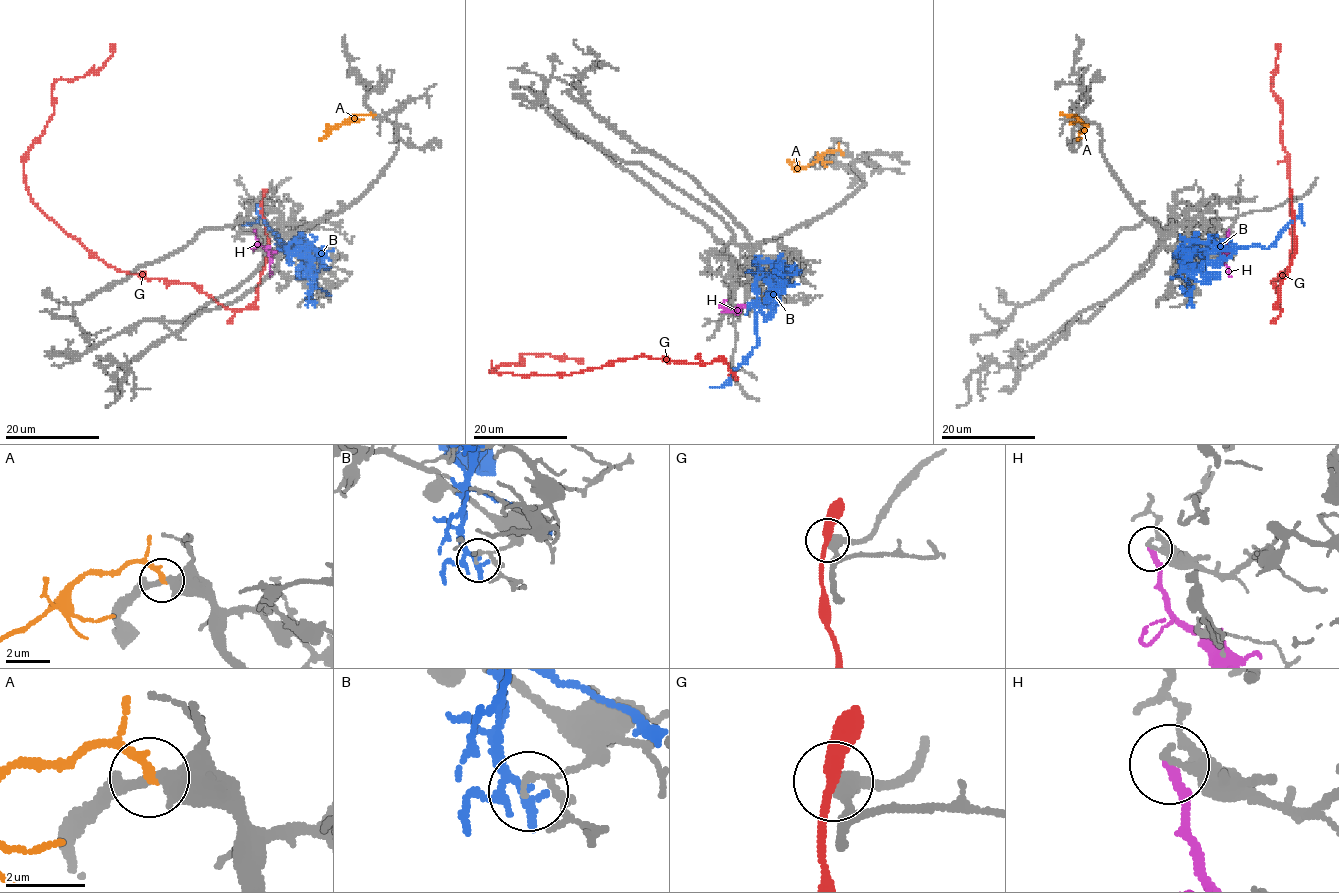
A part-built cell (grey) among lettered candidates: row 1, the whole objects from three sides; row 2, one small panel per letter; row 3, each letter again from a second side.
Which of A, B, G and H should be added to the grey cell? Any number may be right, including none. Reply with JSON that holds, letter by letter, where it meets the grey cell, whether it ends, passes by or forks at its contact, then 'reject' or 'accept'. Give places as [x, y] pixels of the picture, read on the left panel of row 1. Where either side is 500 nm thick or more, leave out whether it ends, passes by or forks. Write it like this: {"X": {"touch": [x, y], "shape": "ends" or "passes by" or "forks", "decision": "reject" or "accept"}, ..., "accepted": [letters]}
{"A": {"touch": [374, 115], "shape": "ends", "decision": "reject"}, "B": {"touch": [314, 301], "shape": "forks", "decision": "reject"}, "G": {"touch": [263, 197], "shape": "passes by", "decision": "reject"}, "H": {"touch": [254, 229], "shape": "ends", "decision": "reject"}, "accepted": []}

